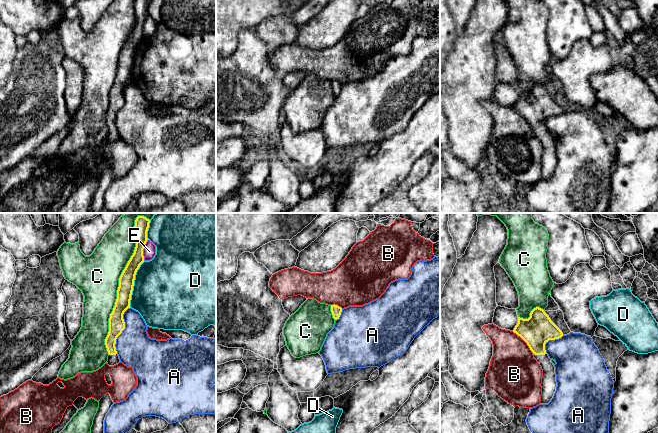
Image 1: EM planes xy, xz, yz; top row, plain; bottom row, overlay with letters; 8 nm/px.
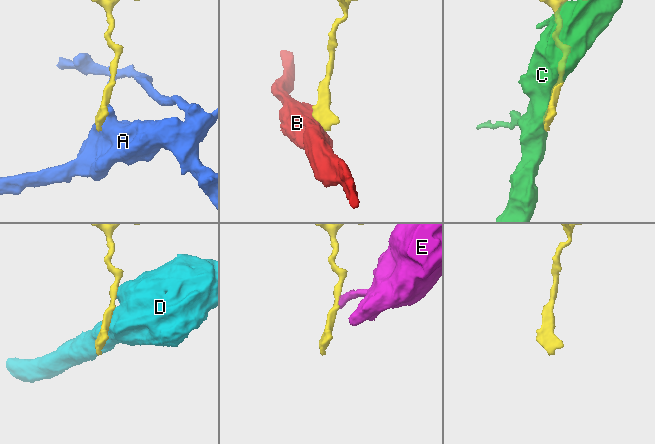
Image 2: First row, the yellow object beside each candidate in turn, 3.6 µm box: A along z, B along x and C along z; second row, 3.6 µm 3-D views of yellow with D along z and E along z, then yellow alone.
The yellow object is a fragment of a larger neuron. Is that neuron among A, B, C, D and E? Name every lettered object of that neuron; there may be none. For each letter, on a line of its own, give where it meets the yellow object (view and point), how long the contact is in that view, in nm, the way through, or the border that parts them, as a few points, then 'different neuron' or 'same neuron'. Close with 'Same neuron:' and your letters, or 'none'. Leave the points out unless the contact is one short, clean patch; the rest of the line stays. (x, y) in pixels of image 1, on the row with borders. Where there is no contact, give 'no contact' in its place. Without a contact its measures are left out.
A: xy (123, 329) | 400 nm | different neuron
B: yz (523, 339) | 240 nm | along yz (512, 331), (532, 351) | different neuron
C: xy (119, 283) | 1150 nm | different neuron
D: xy (133, 284) | 400 nm | different neuron
E: xy (142, 250) | 180 nm | along xy (147, 239), (143, 249), (143, 260) | different neuron
Same neuron: none

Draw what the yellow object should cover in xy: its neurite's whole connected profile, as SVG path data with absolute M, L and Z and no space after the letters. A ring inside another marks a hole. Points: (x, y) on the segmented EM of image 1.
M138 216L135 220L134 234L136 247L119 278L117 299L113 311L110 314L109 332L105 339L105 345L109 354L107 361L109 366L114 366L120 362L115 347L116 339L125 329L123 314L130 308L135 275L140 265L144 262L143 249L148 240L147 231L149 223L150 220L144 216Z

